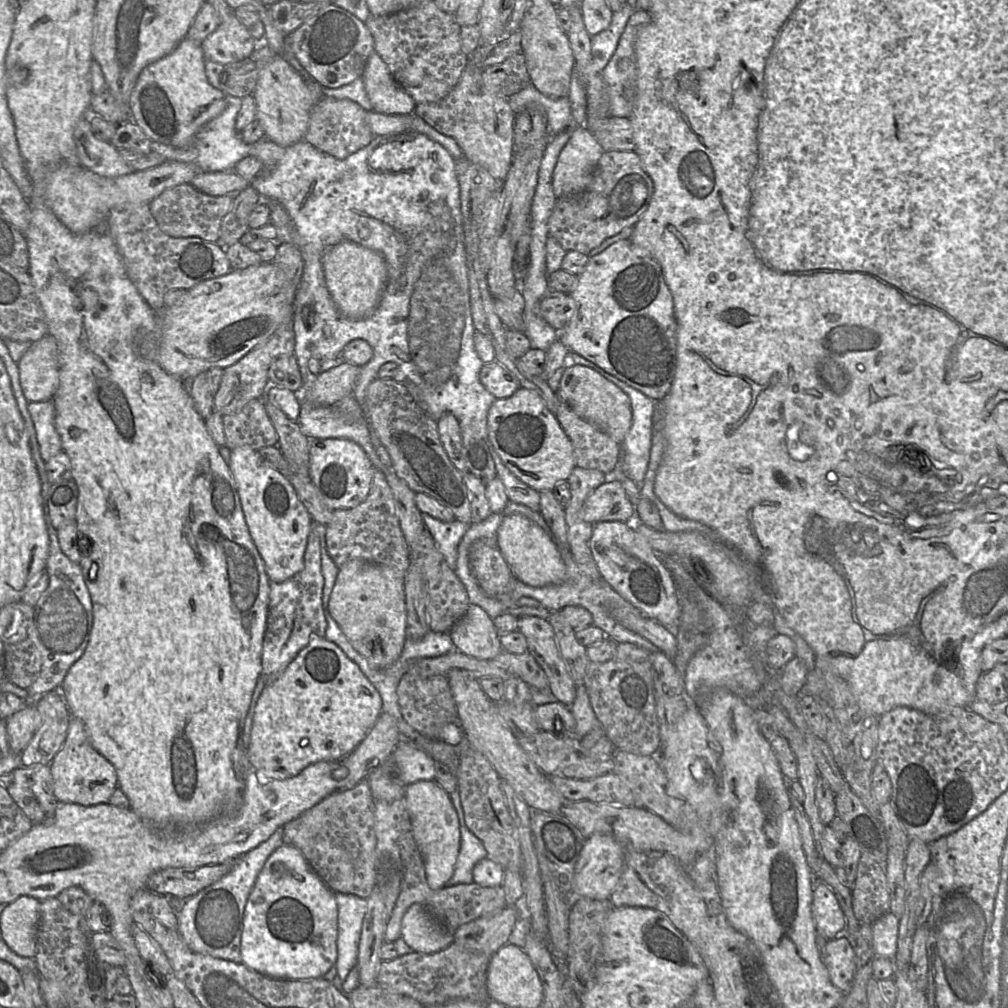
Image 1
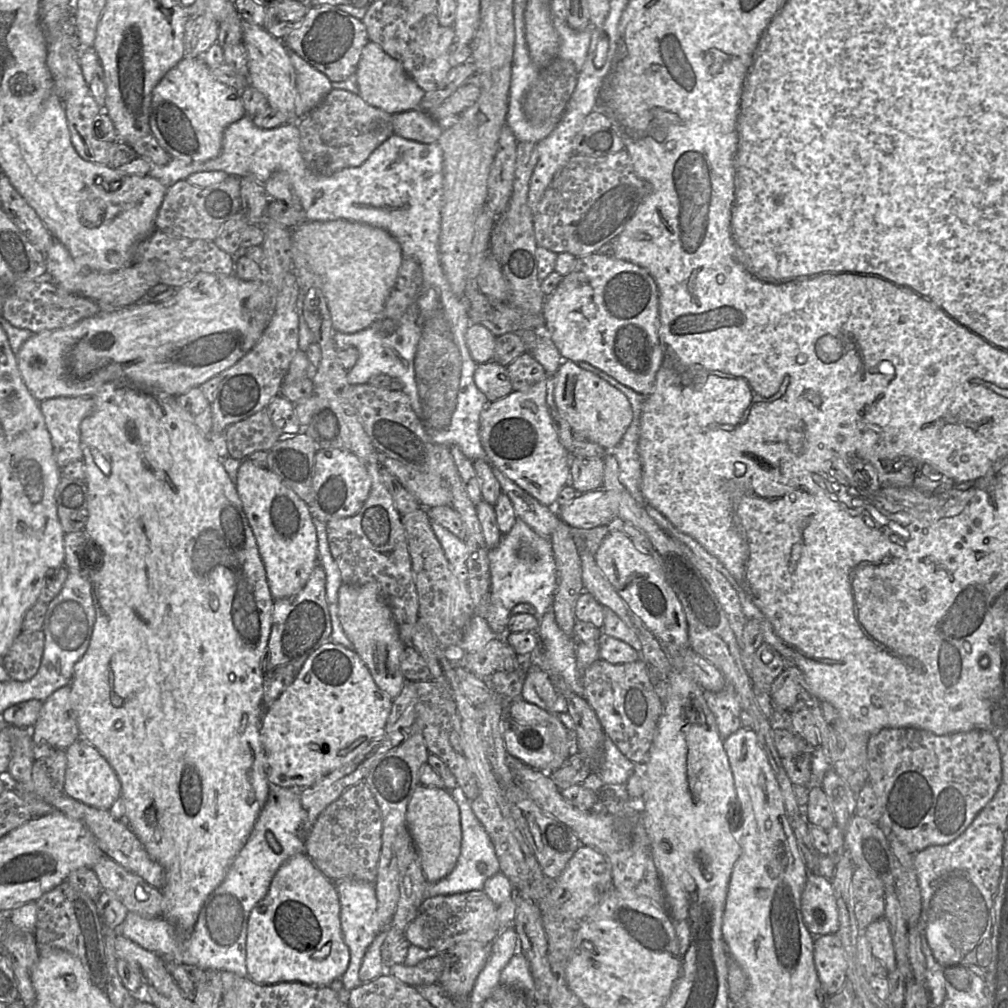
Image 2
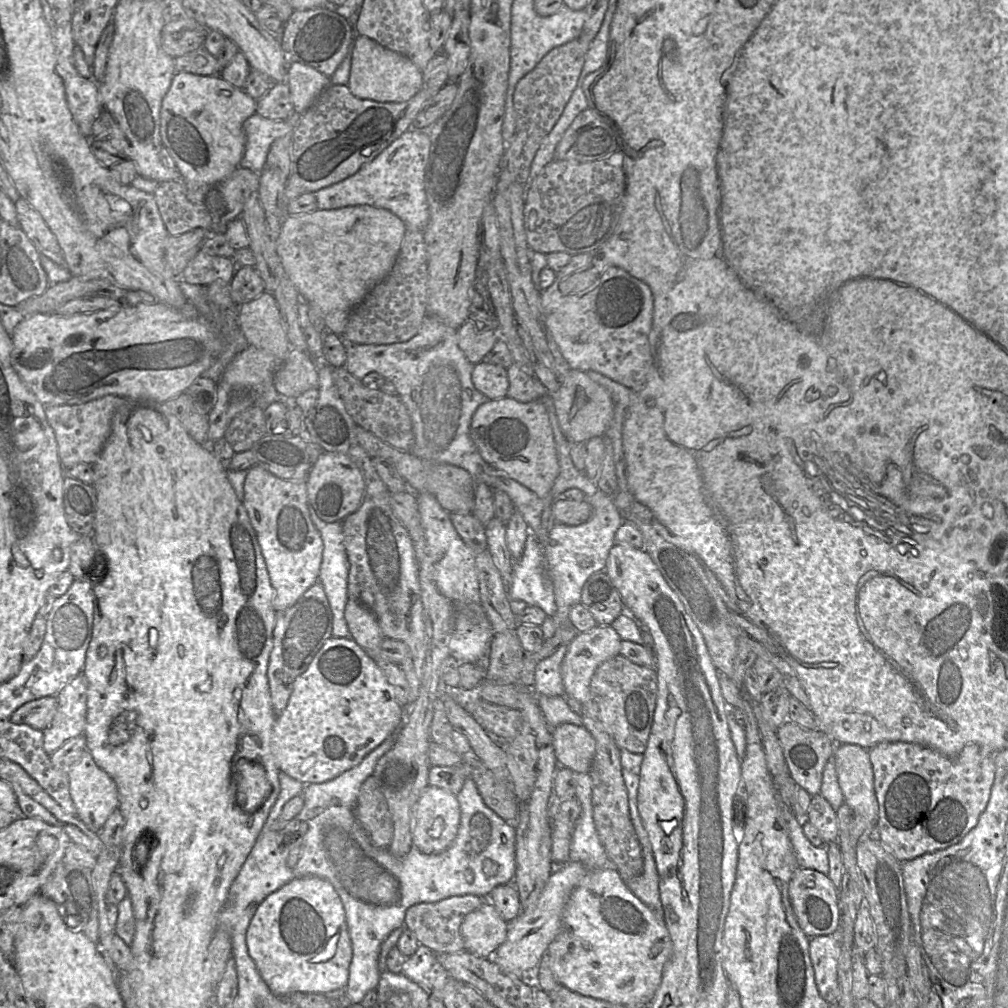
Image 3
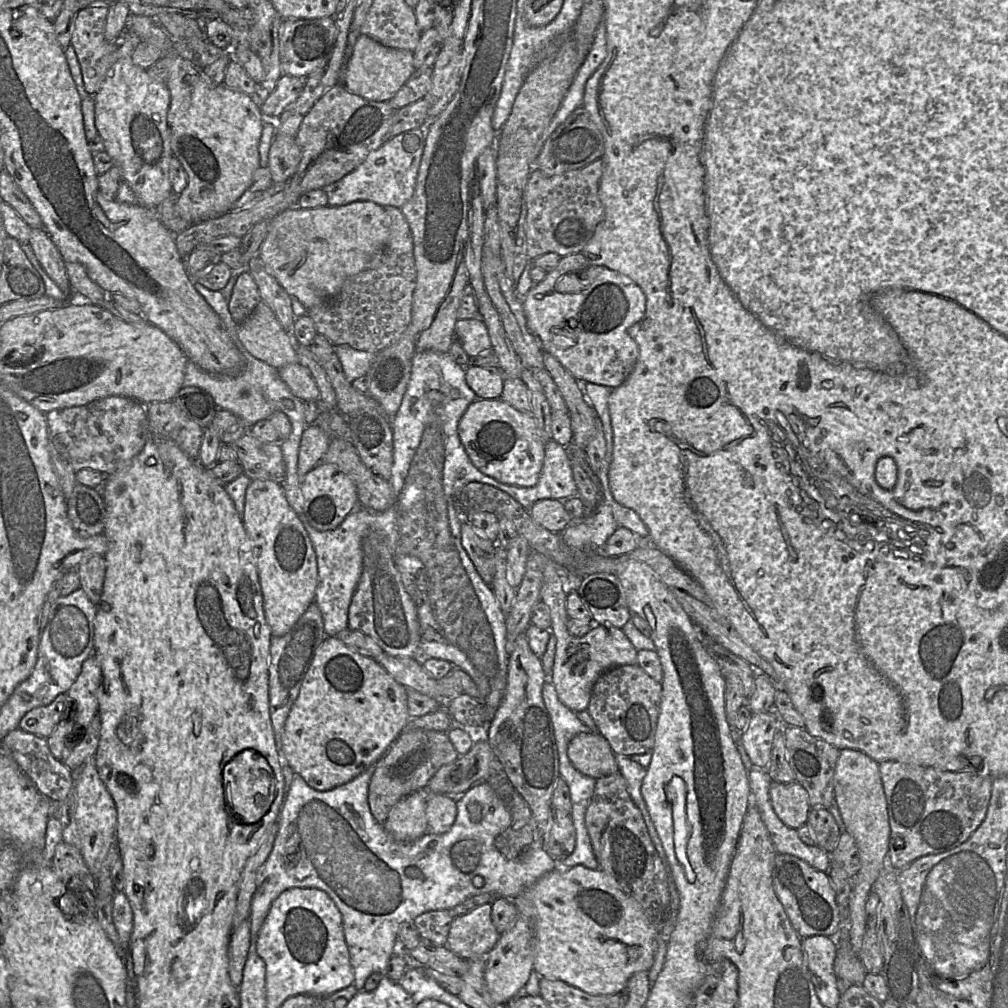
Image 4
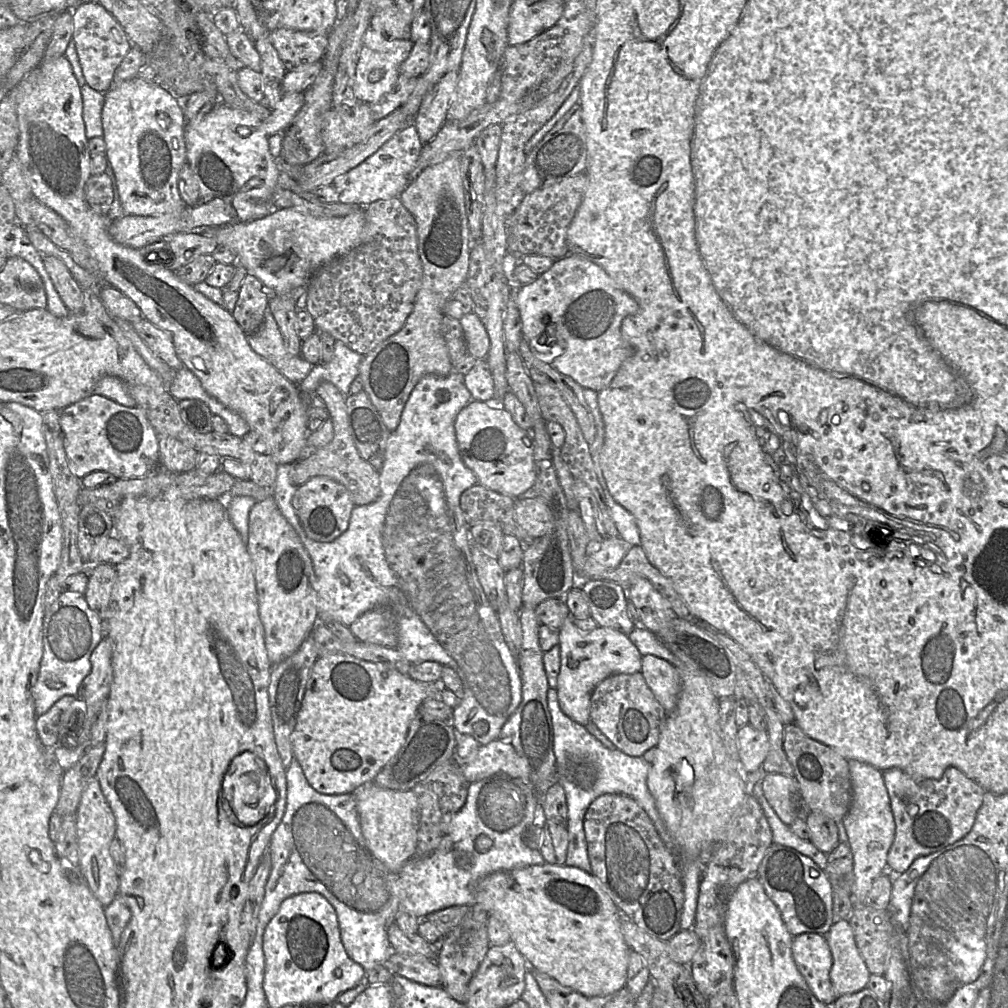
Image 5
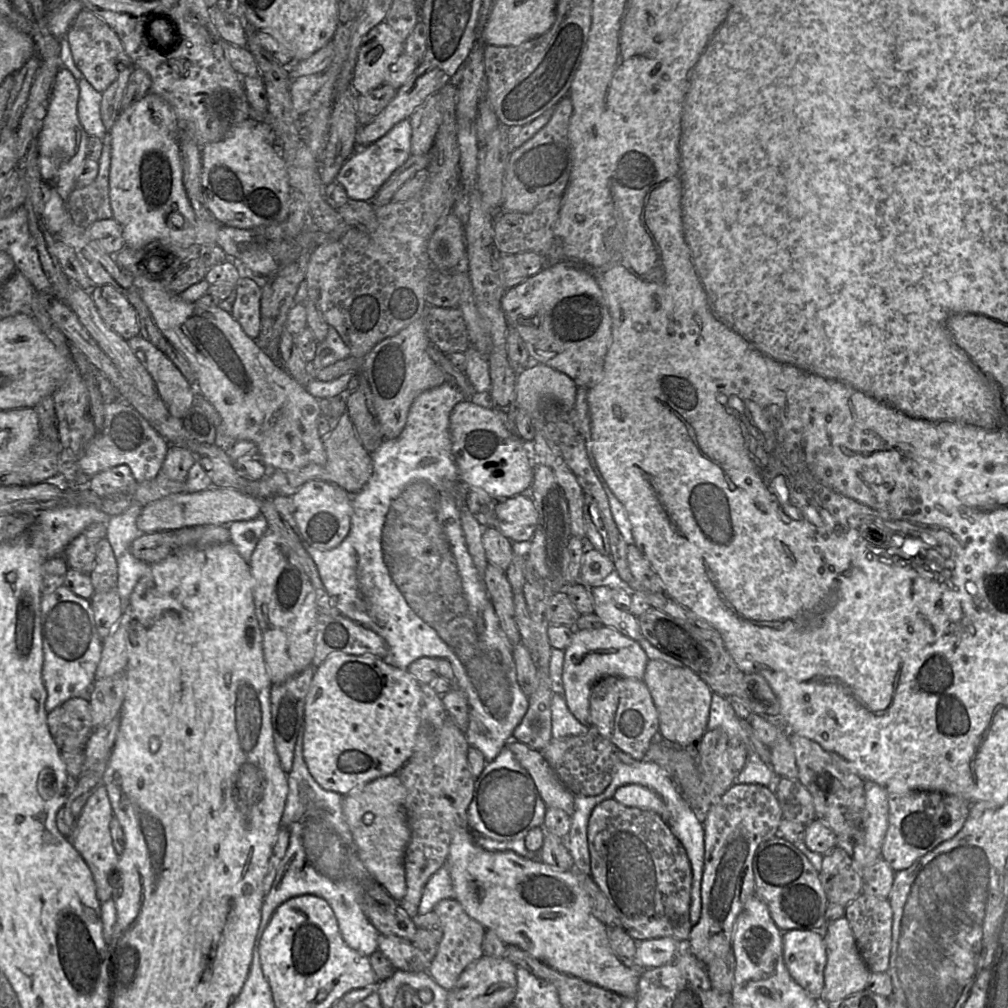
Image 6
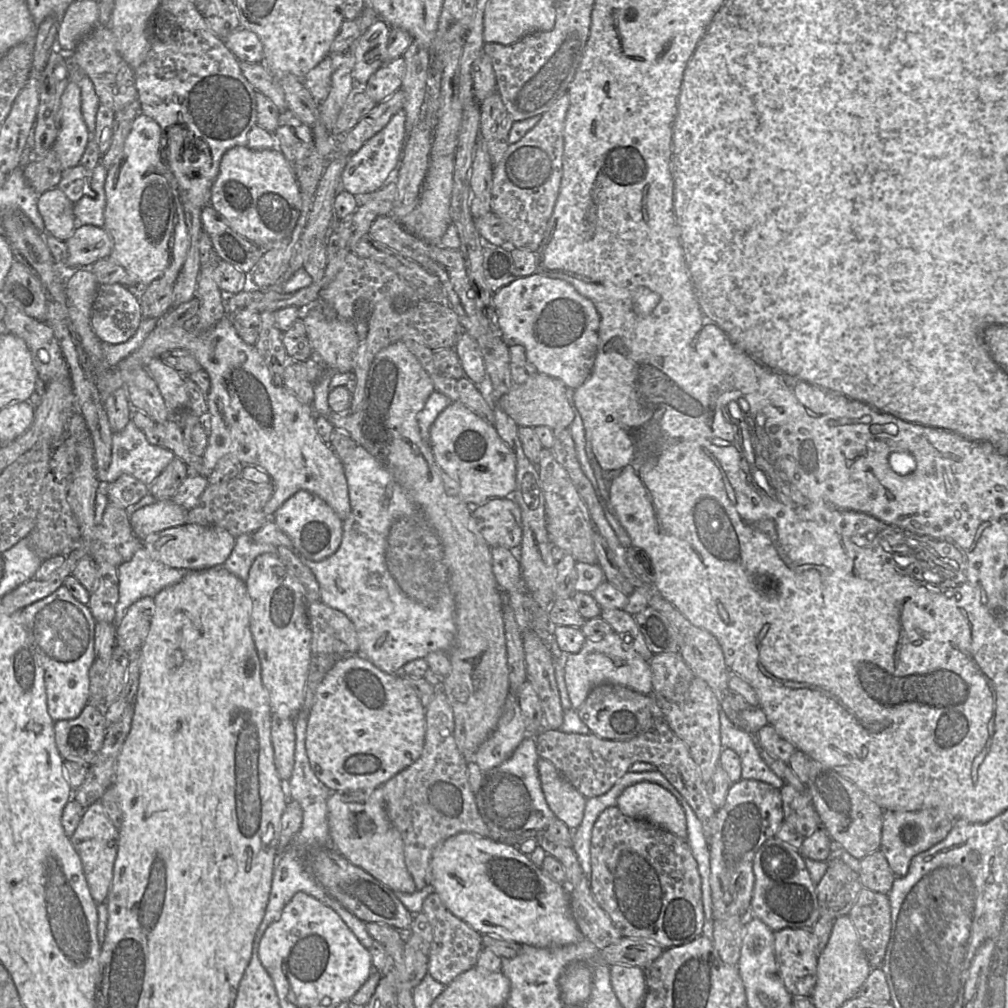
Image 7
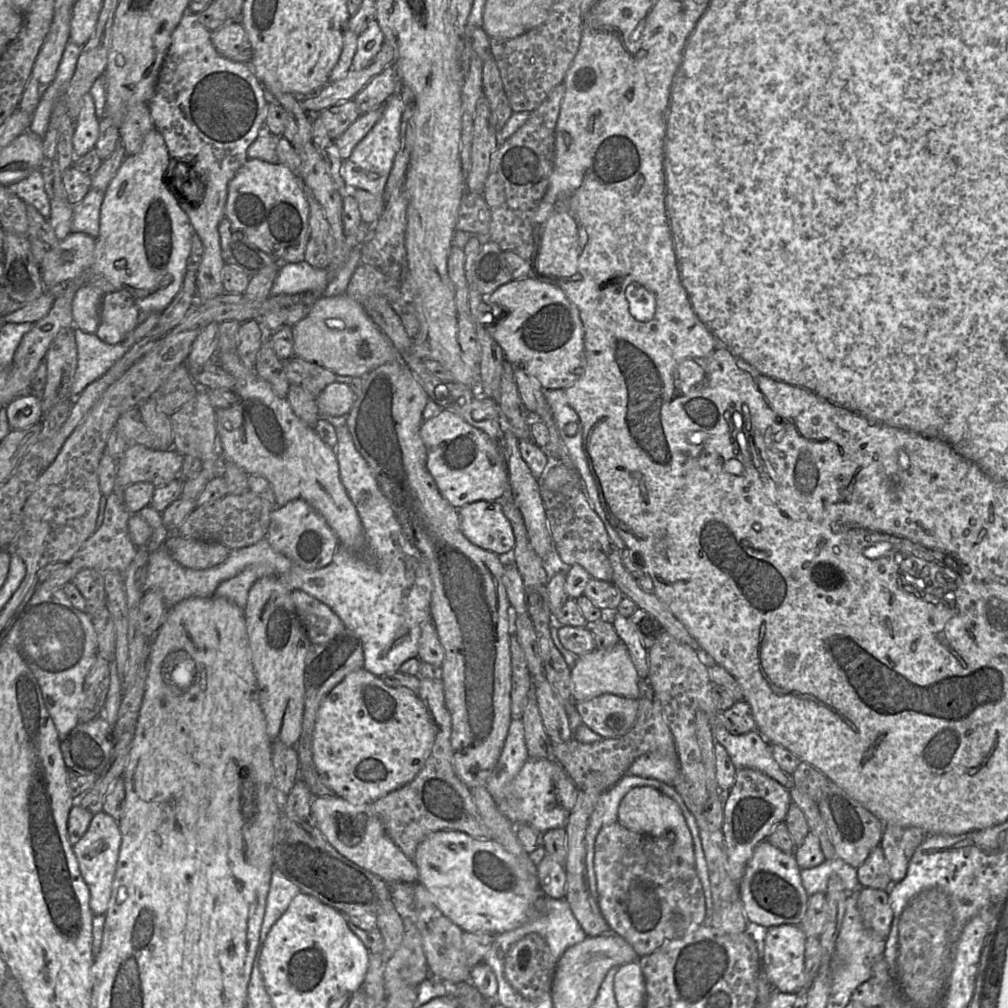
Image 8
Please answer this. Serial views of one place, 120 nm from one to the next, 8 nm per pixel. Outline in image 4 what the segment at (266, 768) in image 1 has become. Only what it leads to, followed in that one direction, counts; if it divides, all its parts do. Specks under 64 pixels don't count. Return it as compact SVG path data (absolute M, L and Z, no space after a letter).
M326 637L315 653L313 661L302 682L299 695L296 698L285 722L281 738L280 753L283 760L293 769L294 773L300 775L311 788L319 791L330 790L351 781L353 778L365 771L370 765L378 762L403 731L405 724L409 719L407 688L404 685L396 681L373 658L361 655L351 650L337 637Z

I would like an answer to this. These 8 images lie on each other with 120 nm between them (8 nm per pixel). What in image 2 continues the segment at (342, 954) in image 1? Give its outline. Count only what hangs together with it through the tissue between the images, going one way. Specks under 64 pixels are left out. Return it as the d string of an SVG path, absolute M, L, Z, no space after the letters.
M343 879L335 883L340 900L340 921L344 942L349 948L350 960L345 973L341 976L343 987L348 991L362 985L359 979L359 969L368 947L379 930L379 919L376 916L377 897L374 883L352 879Z

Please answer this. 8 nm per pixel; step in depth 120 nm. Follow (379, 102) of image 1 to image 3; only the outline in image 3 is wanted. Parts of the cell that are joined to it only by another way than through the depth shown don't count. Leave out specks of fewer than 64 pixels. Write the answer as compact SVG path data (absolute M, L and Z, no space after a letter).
M357 35L352 50L348 88L361 99L401 103L423 88L422 71L408 57L389 50L365 35Z

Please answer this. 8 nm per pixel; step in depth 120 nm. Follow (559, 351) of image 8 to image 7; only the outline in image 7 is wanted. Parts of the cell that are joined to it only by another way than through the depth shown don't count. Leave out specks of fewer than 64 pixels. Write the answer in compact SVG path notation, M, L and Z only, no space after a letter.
M539 273L518 277L492 296L499 336L508 345L522 345L537 372L560 379L576 389L590 376L597 355L599 313L593 302L570 283Z

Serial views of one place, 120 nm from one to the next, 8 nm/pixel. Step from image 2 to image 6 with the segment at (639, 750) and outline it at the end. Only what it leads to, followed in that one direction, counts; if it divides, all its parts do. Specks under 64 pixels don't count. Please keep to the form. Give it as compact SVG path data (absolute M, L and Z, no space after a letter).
M605 676L592 686L589 705L589 724L589 727L594 727L600 735L635 760L643 760L654 737L661 735L659 732L658 712L644 681L617 676Z

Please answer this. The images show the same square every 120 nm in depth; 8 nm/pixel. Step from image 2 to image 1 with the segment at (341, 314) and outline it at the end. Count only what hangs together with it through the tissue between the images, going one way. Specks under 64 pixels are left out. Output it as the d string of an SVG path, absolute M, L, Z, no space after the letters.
M344 240L325 251L322 265L328 291L344 317L364 319L375 311L388 282L387 266L378 252L353 241Z

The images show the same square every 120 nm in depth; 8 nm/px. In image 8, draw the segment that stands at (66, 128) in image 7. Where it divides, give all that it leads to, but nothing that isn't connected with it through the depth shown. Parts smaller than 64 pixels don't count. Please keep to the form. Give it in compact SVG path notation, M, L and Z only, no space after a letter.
M87 93L83 96L80 113L74 124L72 137L74 158L86 154L95 147L99 135L99 123L93 97Z

